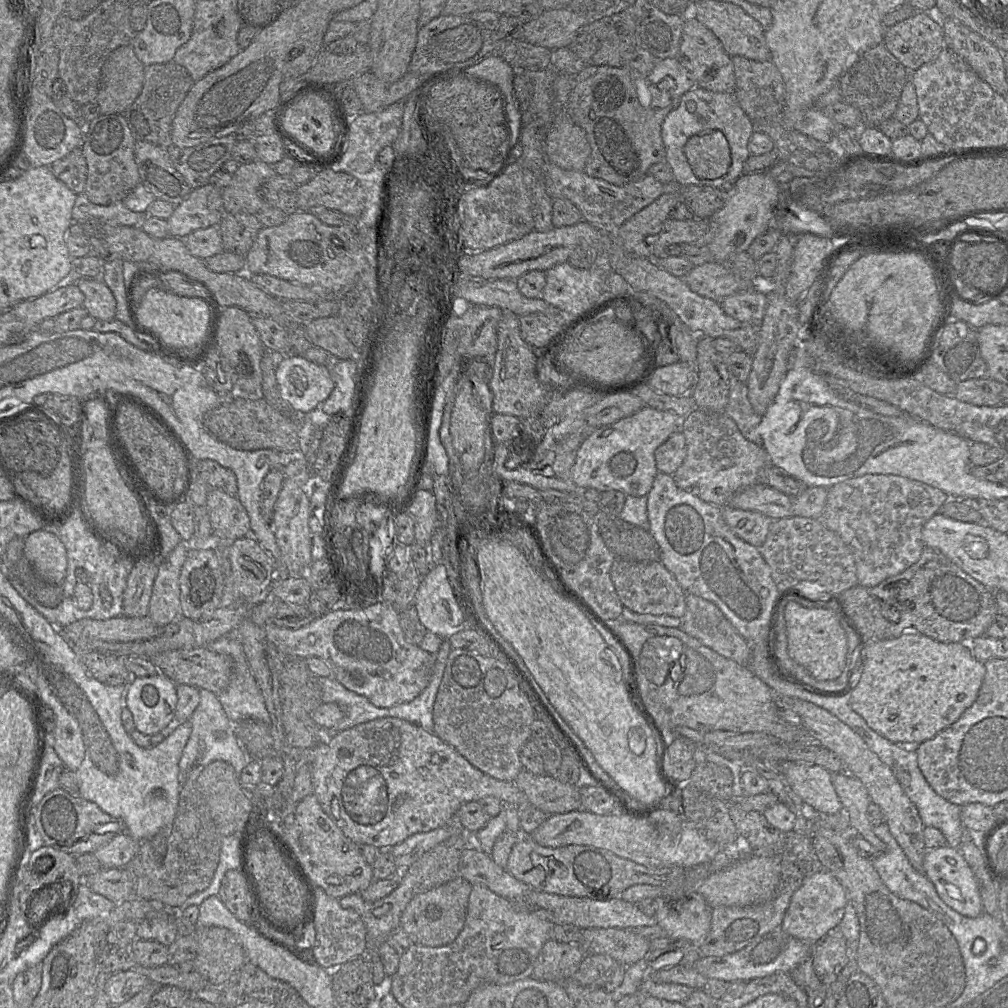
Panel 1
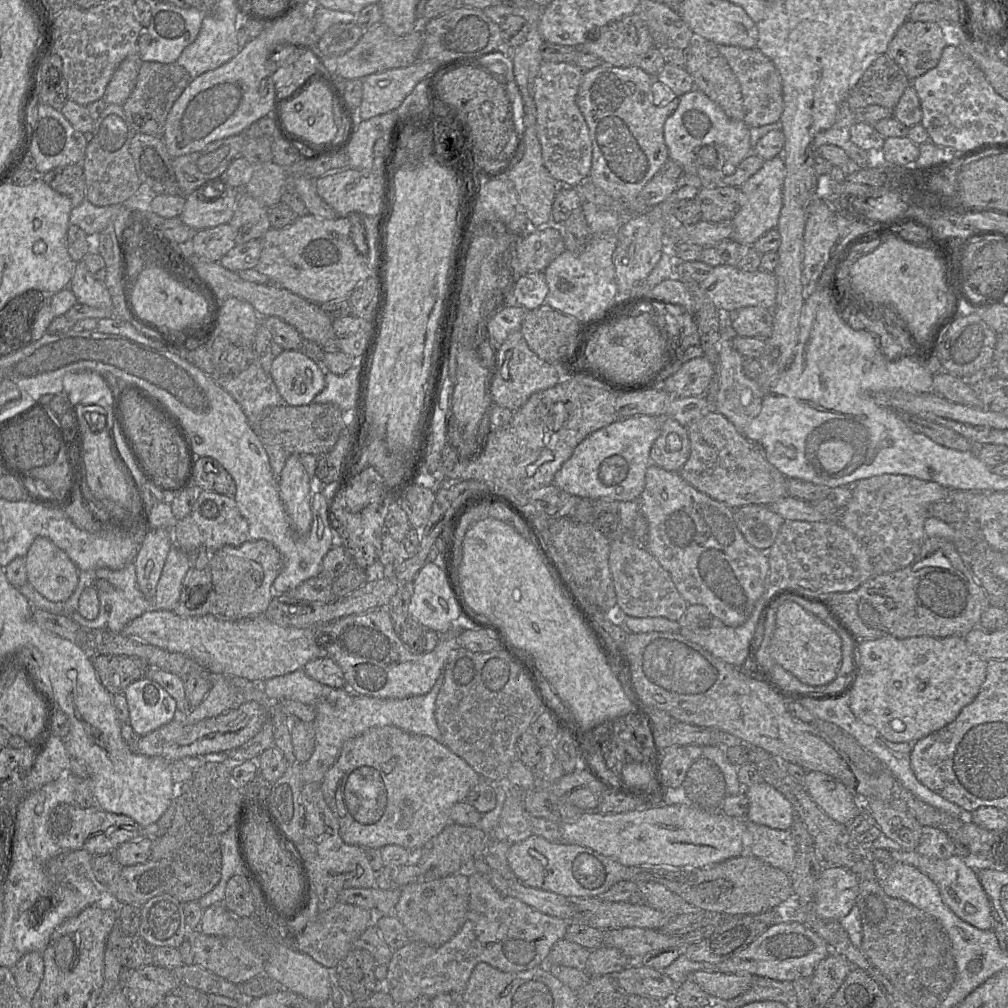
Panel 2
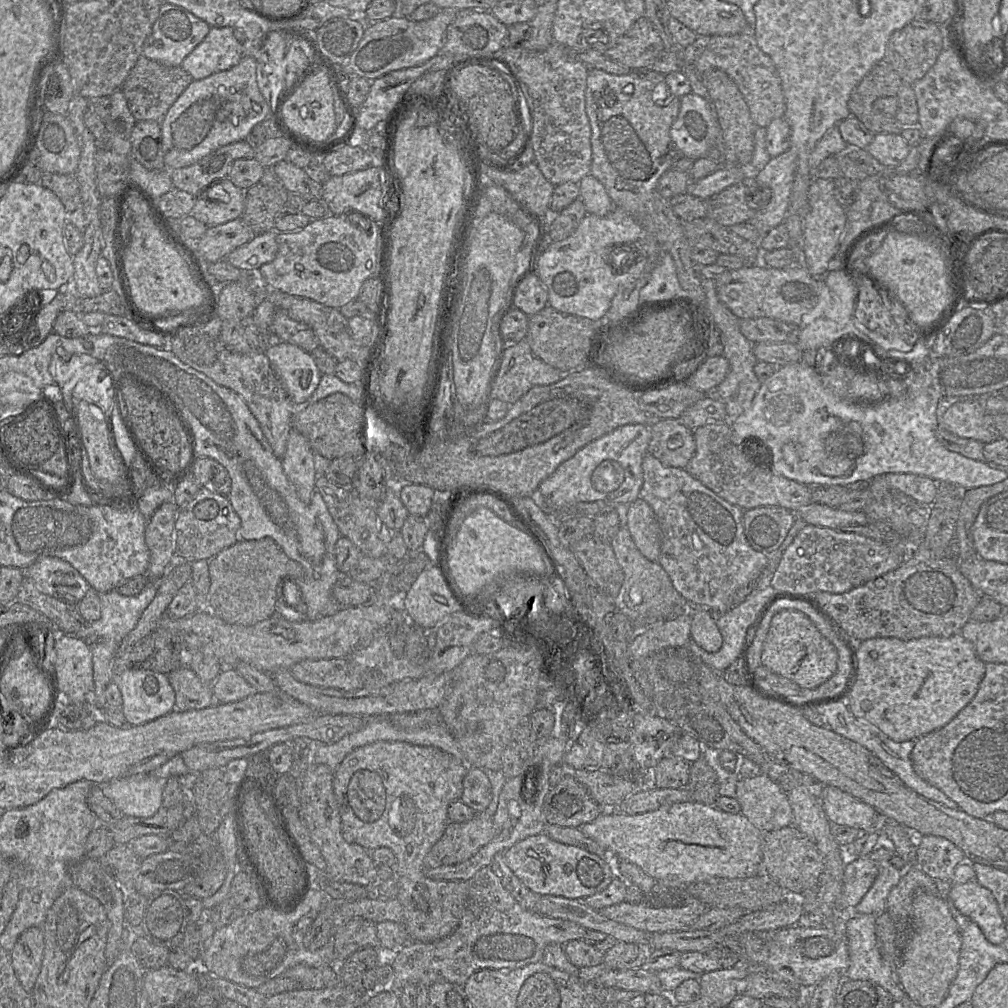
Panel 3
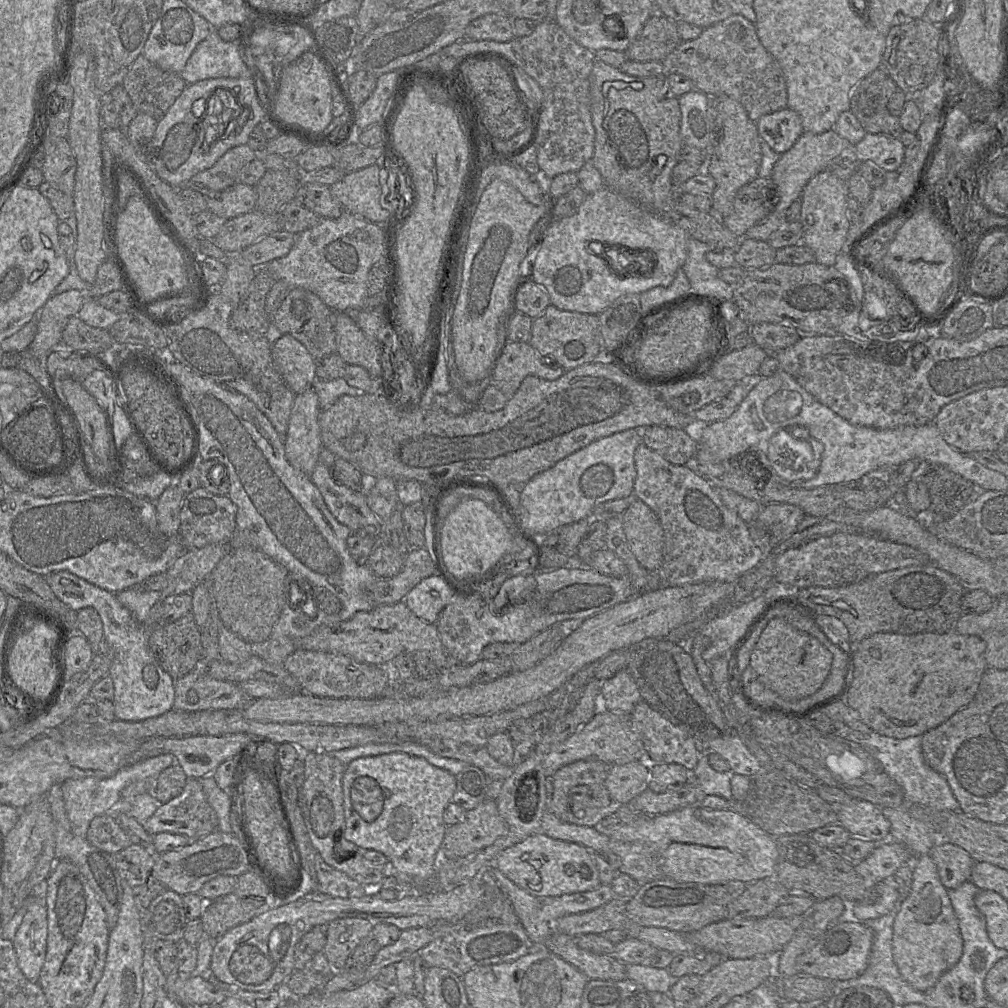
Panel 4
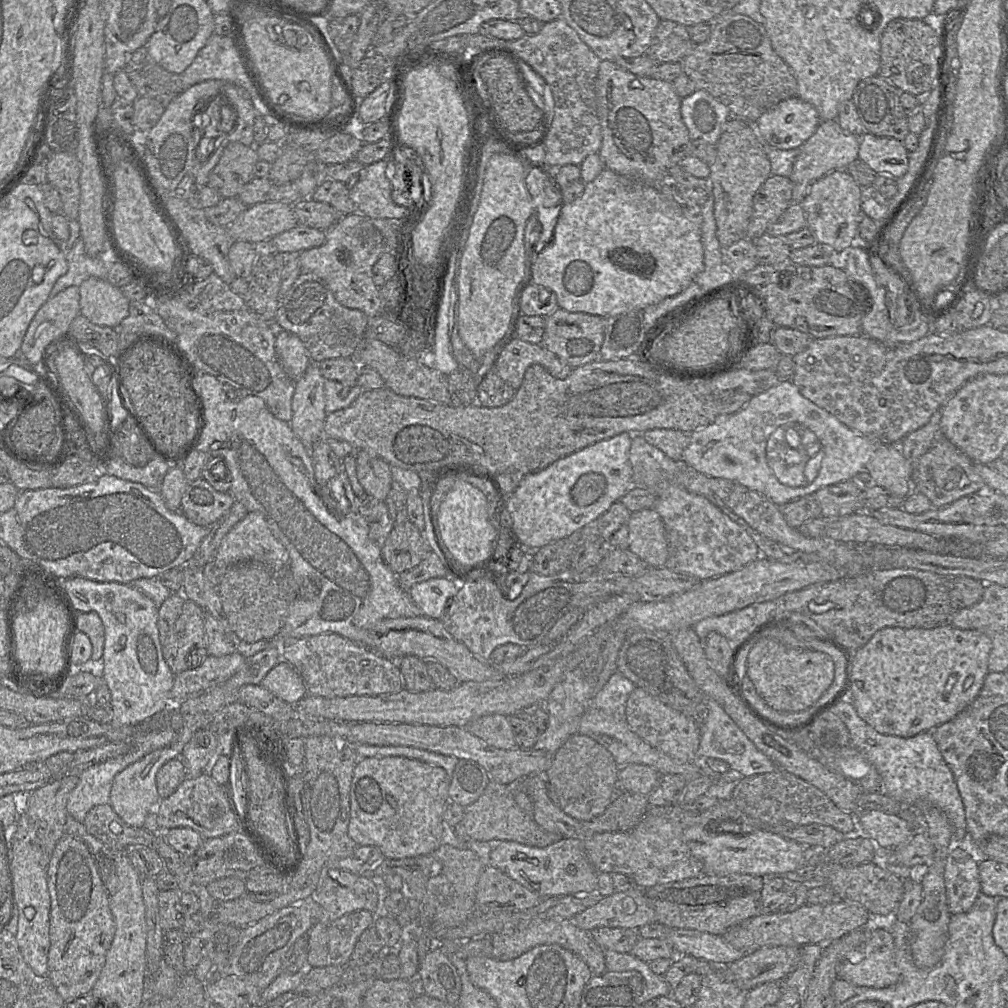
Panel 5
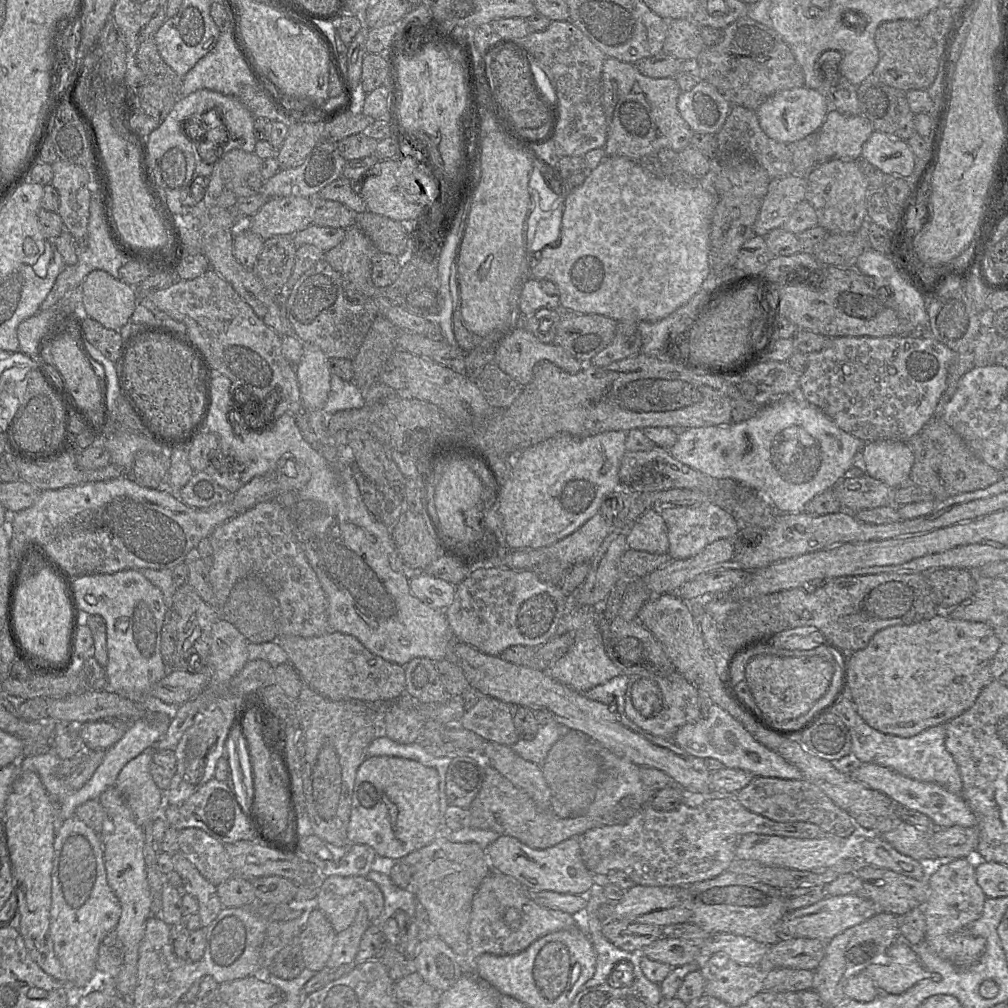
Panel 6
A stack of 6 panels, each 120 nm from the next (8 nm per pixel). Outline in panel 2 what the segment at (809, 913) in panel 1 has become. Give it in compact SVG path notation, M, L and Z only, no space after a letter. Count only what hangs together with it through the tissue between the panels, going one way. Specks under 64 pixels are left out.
M824 867L814 888L816 914L824 919L839 921L855 905L859 880L844 867Z

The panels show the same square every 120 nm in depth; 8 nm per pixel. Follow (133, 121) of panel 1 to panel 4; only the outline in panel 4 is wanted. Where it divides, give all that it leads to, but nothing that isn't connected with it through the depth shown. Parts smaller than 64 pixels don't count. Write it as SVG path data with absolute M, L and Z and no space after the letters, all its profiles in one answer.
M141 53L122 83L137 112L162 119L188 85L180 73L165 71Z

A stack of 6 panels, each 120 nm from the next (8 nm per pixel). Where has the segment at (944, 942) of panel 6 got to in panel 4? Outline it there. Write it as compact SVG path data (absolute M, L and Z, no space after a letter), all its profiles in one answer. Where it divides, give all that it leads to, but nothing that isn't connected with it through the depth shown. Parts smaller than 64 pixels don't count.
M940 843L930 850L929 855L937 867L942 885L947 890L970 881L975 862L961 847L951 843Z

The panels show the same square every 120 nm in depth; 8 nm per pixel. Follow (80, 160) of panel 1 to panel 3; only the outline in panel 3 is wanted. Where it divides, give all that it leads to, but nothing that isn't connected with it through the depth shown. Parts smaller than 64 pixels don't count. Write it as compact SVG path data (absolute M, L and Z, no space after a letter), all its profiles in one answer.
M43 173L40 184L57 195L67 213L82 207L80 185L75 174Z

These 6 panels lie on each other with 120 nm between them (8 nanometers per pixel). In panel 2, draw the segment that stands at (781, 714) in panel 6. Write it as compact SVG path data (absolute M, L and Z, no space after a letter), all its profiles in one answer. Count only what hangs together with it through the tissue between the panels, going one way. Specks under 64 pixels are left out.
M784 602L777 611L770 655L785 671L809 686L823 686L833 681L842 662L842 641L839 635L801 606Z

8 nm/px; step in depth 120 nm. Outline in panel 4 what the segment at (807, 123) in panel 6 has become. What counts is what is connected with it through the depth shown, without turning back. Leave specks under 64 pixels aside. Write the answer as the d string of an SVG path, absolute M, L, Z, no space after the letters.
M789 107L761 116L756 125L760 137L779 154L790 150L804 133L801 116Z

